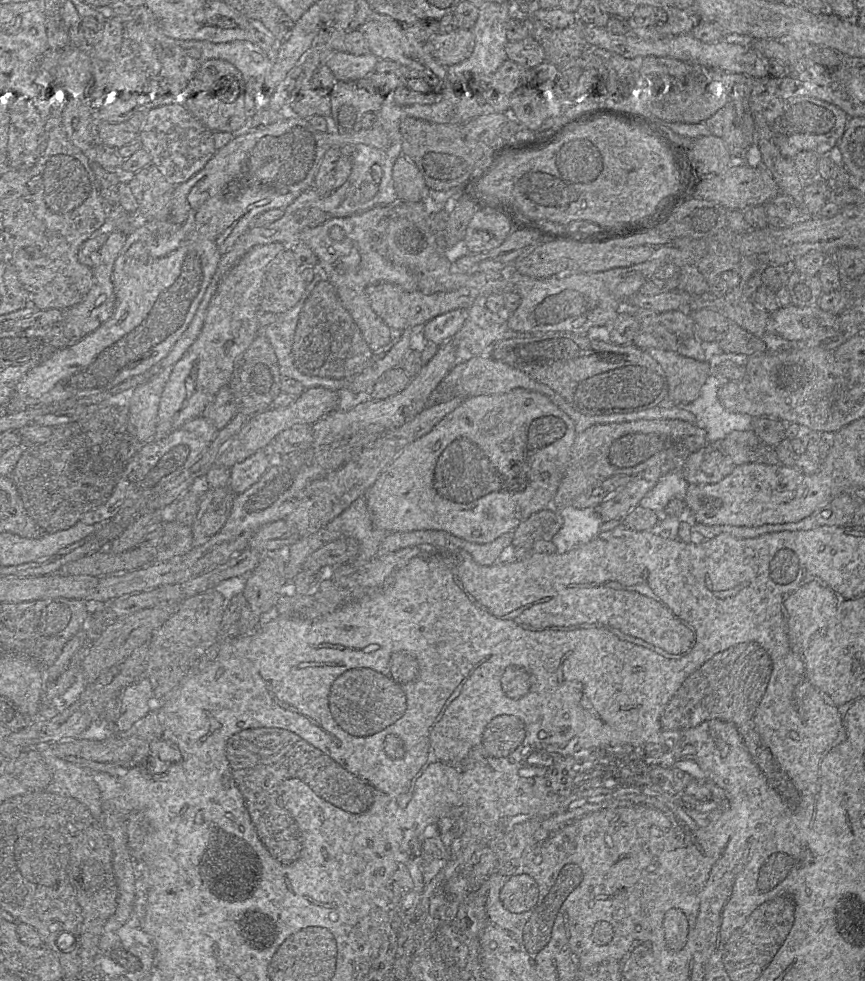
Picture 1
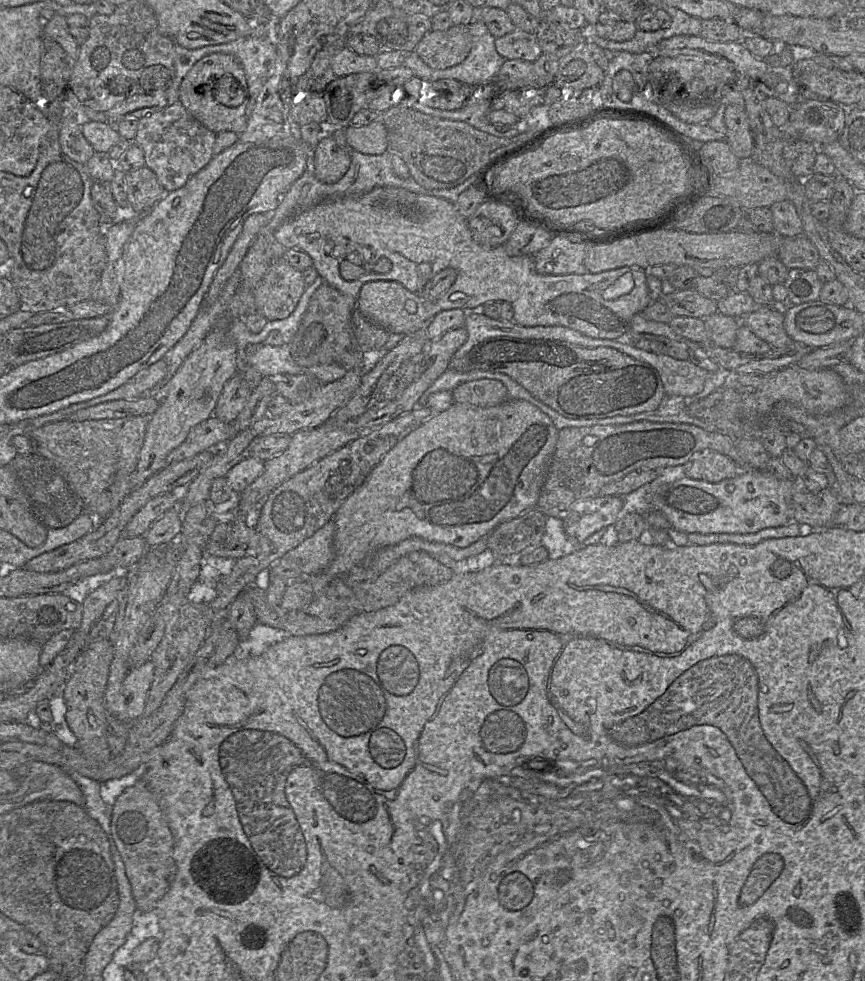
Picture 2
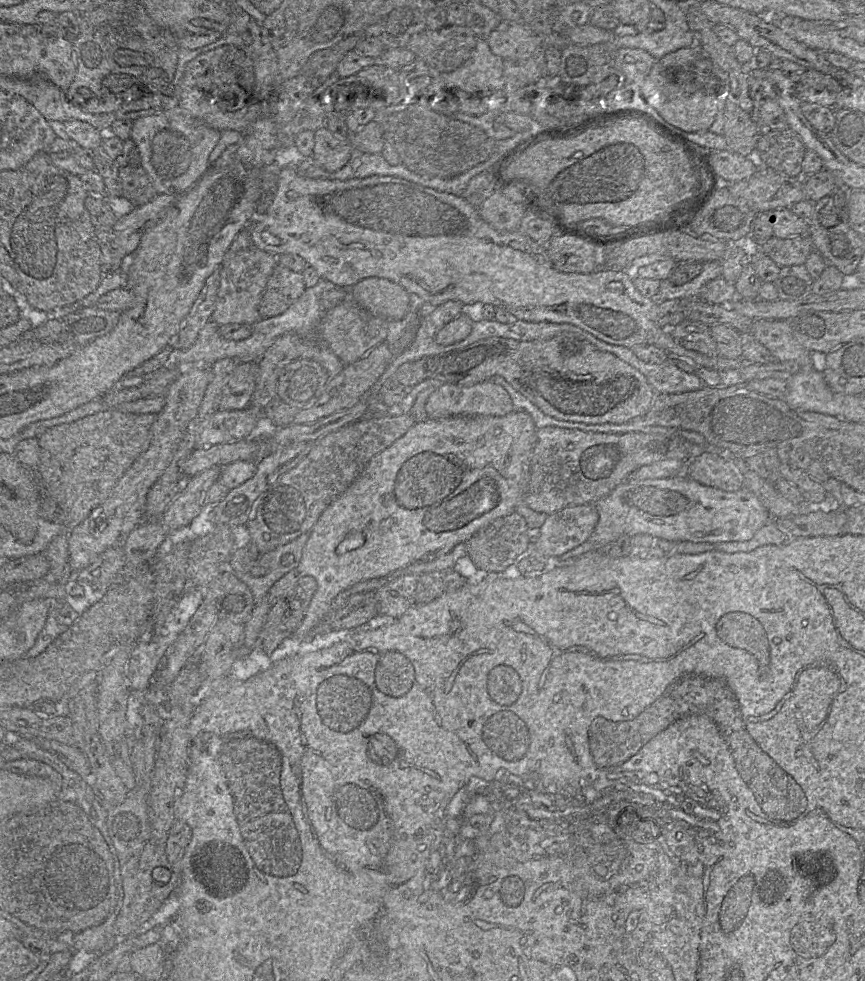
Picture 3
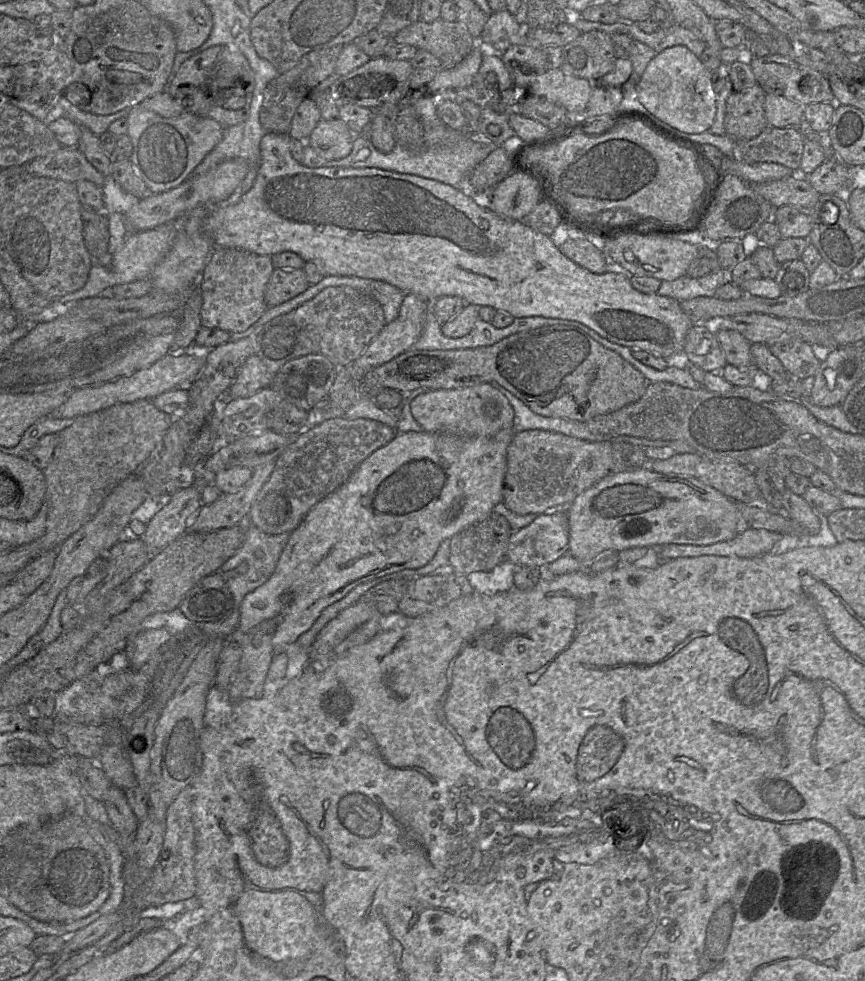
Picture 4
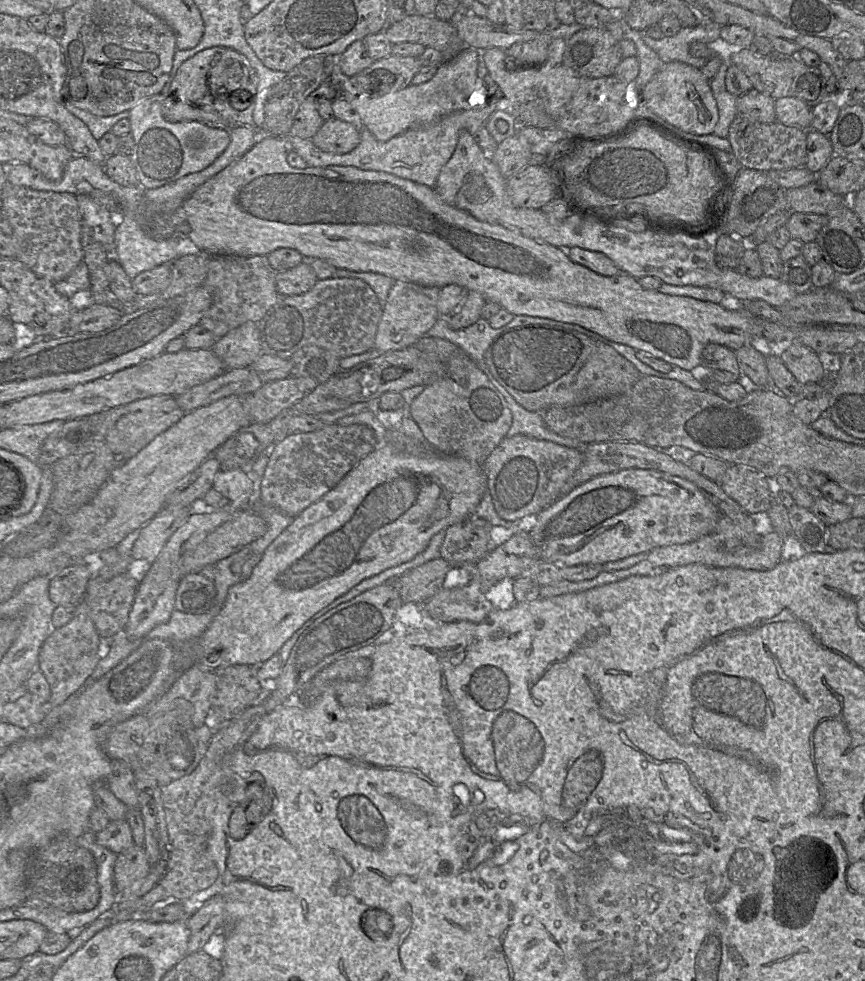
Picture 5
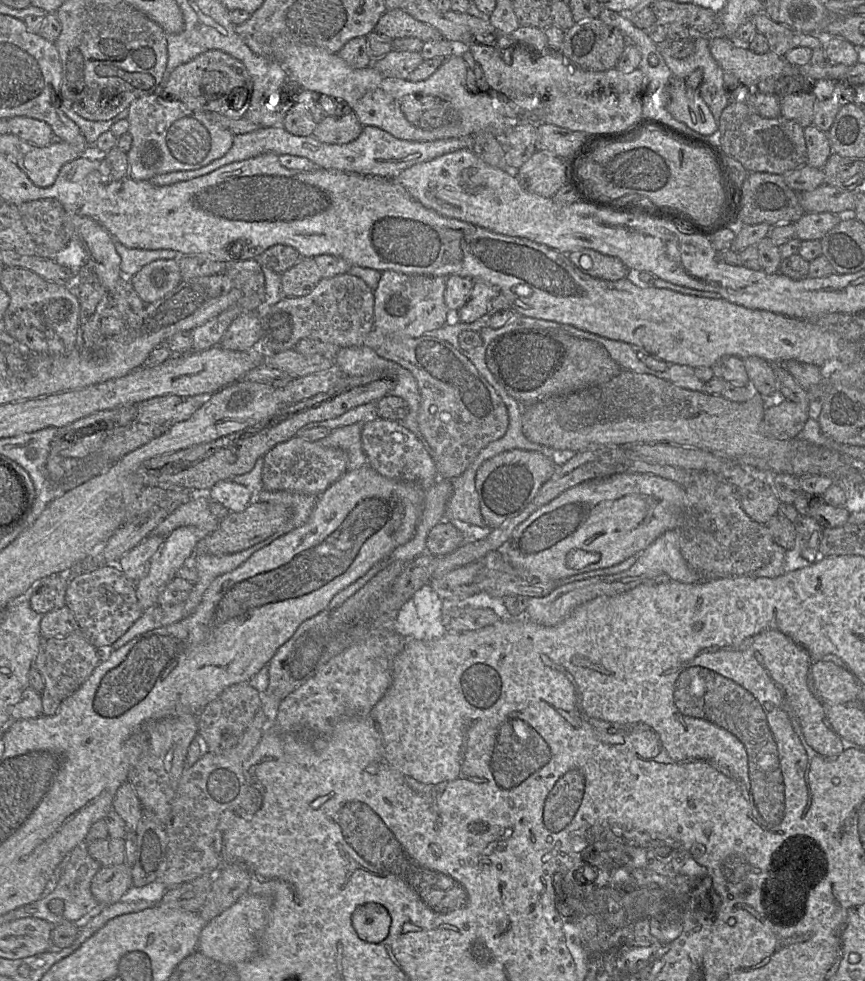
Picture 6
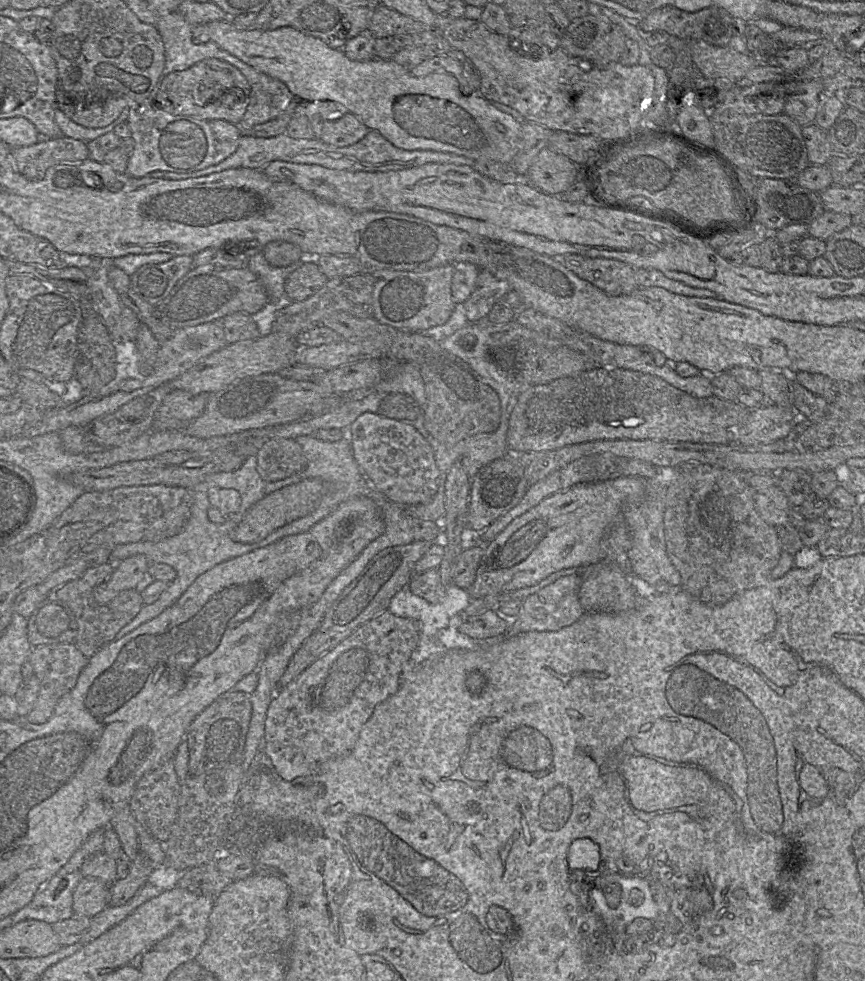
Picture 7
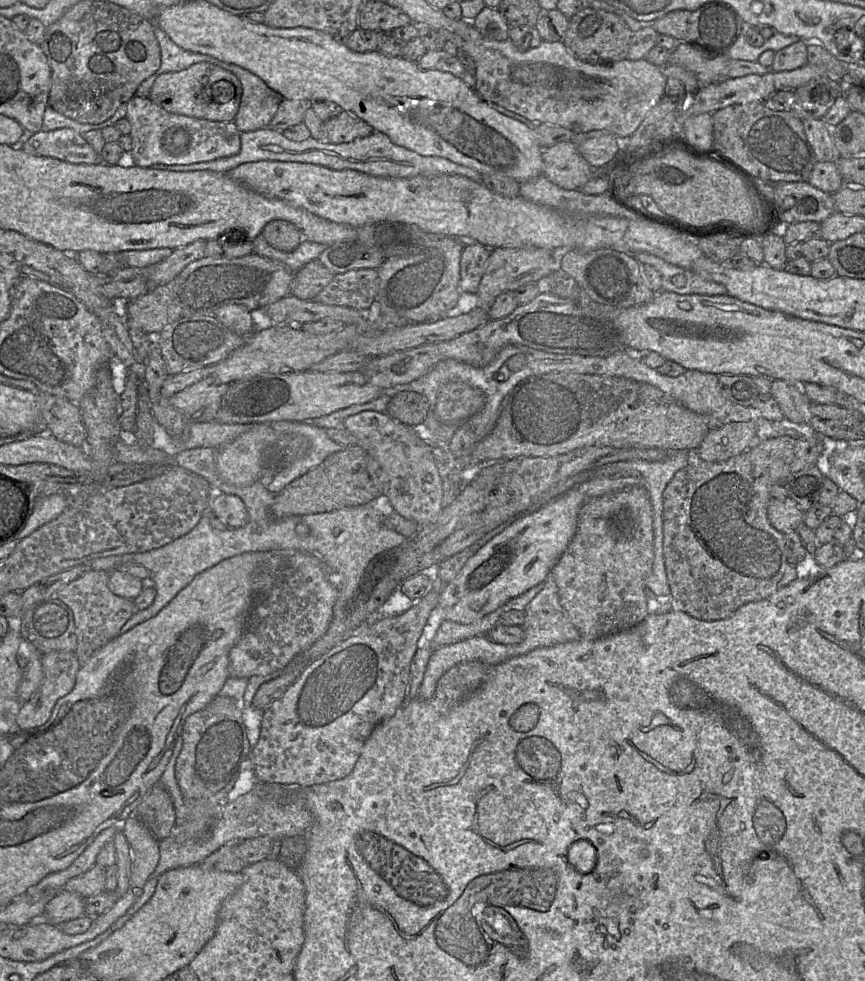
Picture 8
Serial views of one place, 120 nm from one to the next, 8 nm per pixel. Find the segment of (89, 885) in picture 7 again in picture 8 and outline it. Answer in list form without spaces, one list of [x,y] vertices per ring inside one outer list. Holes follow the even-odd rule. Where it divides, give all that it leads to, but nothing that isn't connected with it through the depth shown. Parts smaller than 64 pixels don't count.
[[[59,890],[45,906],[44,919],[55,925],[85,915],[85,898],[80,894]]]

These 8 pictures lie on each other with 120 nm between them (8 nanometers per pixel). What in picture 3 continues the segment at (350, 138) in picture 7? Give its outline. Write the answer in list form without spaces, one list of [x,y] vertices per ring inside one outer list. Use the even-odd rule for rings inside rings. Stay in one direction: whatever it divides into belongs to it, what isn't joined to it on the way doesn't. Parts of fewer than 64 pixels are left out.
[[[326,127],[314,132],[312,157],[326,171],[342,169],[351,157],[352,146],[349,141],[340,140]]]

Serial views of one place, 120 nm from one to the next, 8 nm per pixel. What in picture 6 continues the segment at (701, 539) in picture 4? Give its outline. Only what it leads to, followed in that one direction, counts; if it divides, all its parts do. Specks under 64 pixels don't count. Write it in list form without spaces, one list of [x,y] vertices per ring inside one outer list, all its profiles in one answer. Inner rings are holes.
[[[618,473],[592,479],[565,490],[533,512],[514,529],[501,551],[512,565],[552,579],[610,567],[639,555],[663,533],[675,529],[684,499],[682,486],[654,474]]]

